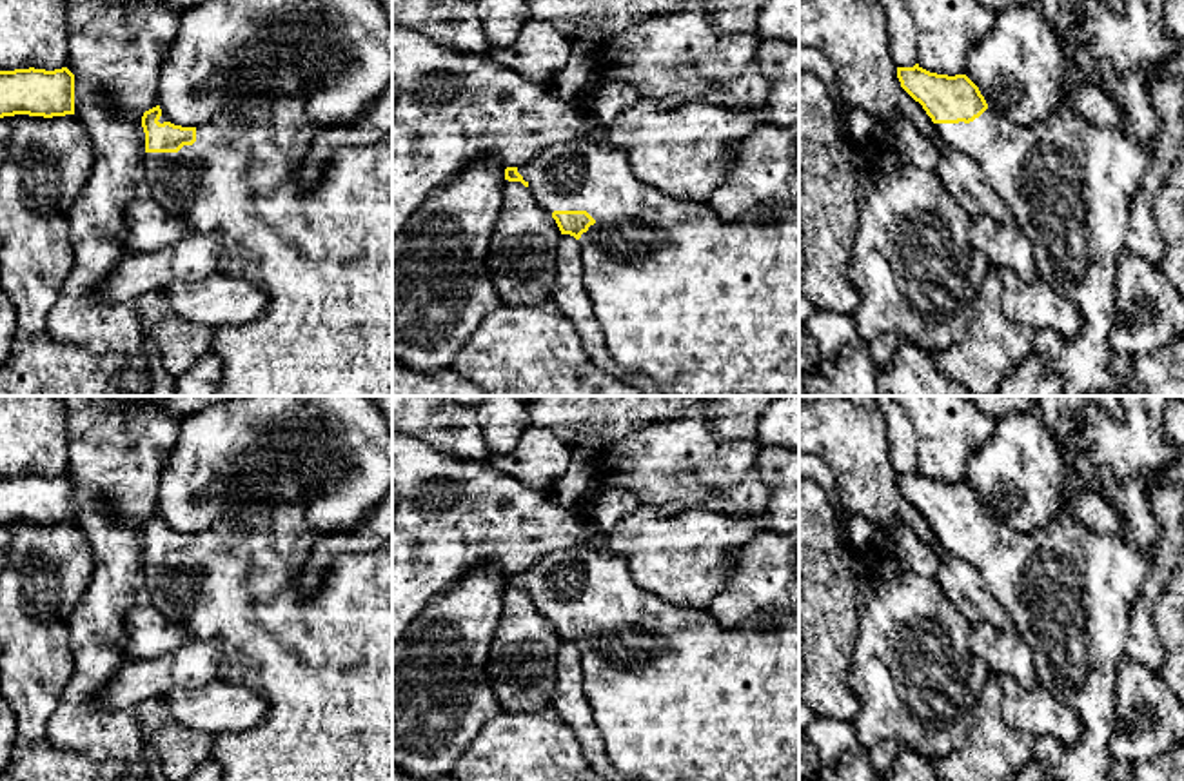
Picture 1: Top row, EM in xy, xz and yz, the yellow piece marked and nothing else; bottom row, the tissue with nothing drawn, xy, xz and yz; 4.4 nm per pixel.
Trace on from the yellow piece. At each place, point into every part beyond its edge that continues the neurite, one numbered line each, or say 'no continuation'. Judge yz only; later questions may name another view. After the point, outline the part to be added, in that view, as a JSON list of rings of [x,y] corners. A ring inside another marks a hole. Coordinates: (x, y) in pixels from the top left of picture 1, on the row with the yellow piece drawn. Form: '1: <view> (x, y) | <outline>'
1: yz (1068, 184) | [[[1084,0],[1079,7],[1071,31],[1059,44],[1075,73],[1090,85],[1104,89],[1099,65],[1110,62],[1119,76],[1119,85],[1106,91],[1110,100],[1124,113],[1124,127],[1099,127],[1064,105],[1037,125],[1019,125],[995,114],[990,107],[973,122],[933,124],[937,136],[955,151],[968,154],[984,173],[988,183],[1013,214],[1017,227],[1033,247],[1039,278],[1053,289],[1064,292],[1080,311],[1082,329],[1077,336],[1066,338],[1053,329],[1039,329],[1033,341],[1044,367],[1062,380],[1059,396],[1100,396],[1120,389],[1120,380],[1113,374],[1111,334],[1117,327],[1117,263],[1128,252],[1130,205],[1140,187],[1149,165],[1146,142],[1159,133],[1151,93],[1157,85],[1149,73],[1175,51],[1175,40],[1164,22],[1166,0],[1124,0],[1124,9],[1115,13],[1099,0]]]

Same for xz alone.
1: xz (705, 307) | [[[579,136],[556,143],[518,173],[528,183],[534,200],[548,213],[587,211],[596,223],[581,234],[583,280],[592,300],[592,307],[605,336],[608,354],[627,371],[648,376],[663,396],[799,396],[799,209],[759,207],[737,220],[721,220],[708,202],[677,200],[657,187],[641,182],[630,171],[623,149],[608,145],[605,140],[588,142]]]

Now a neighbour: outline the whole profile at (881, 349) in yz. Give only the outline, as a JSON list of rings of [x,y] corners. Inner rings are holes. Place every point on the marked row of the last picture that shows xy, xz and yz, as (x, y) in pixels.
[[[884,334],[868,343],[872,363],[881,369],[906,340],[899,334]]]

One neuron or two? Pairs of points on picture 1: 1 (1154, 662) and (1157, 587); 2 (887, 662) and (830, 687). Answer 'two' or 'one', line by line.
1: one
2: two

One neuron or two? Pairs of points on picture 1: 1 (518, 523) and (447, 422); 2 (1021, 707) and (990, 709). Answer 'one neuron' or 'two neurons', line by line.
1: two neurons
2: two neurons

